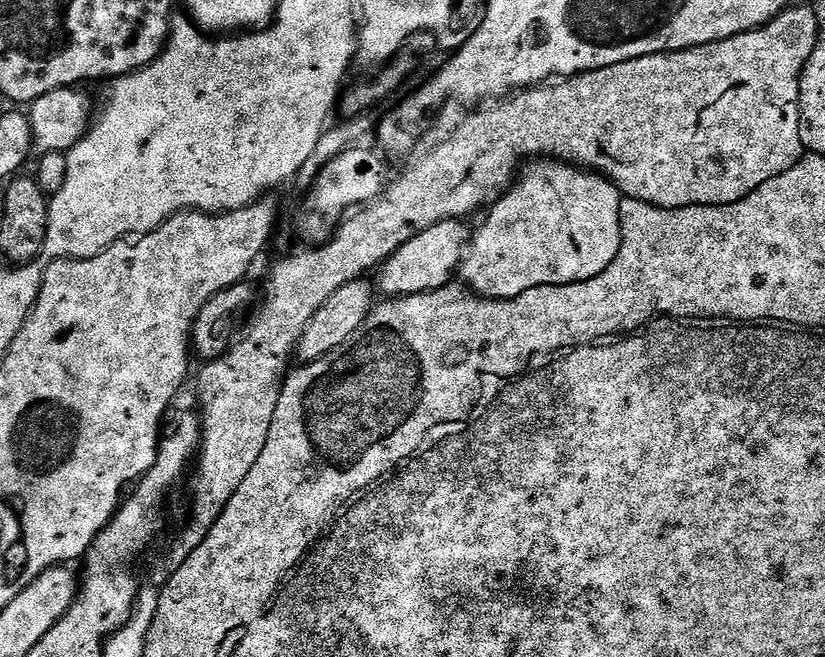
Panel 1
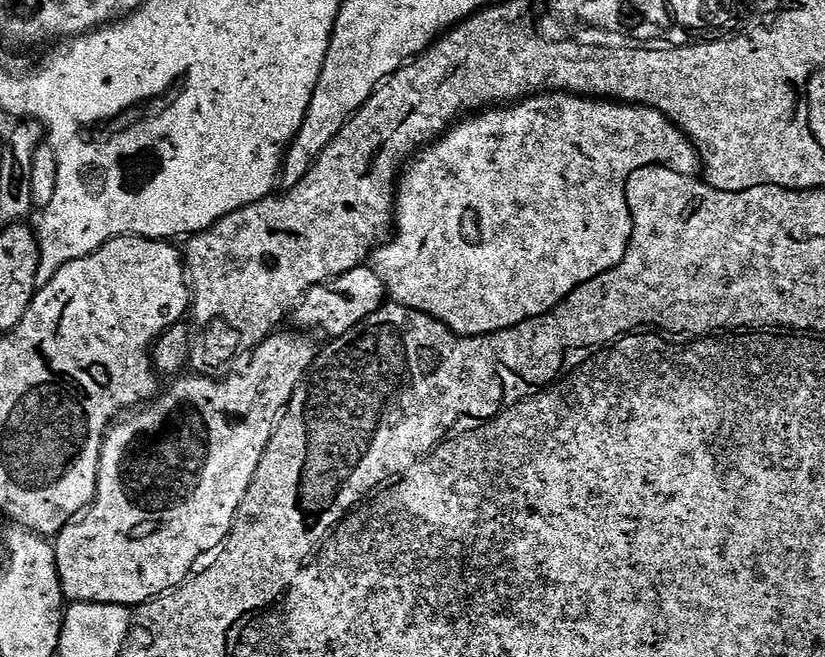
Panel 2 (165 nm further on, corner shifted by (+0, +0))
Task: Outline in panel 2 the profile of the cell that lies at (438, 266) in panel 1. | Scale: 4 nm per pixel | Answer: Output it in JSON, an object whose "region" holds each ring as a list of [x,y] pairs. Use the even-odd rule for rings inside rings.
{"region":[[[361,266],[342,276],[334,276],[325,284],[314,286],[304,295],[294,312],[301,329],[317,328],[328,338],[345,336],[351,328],[357,328],[366,317],[372,316],[386,300],[384,280],[376,273],[375,267]]]}

